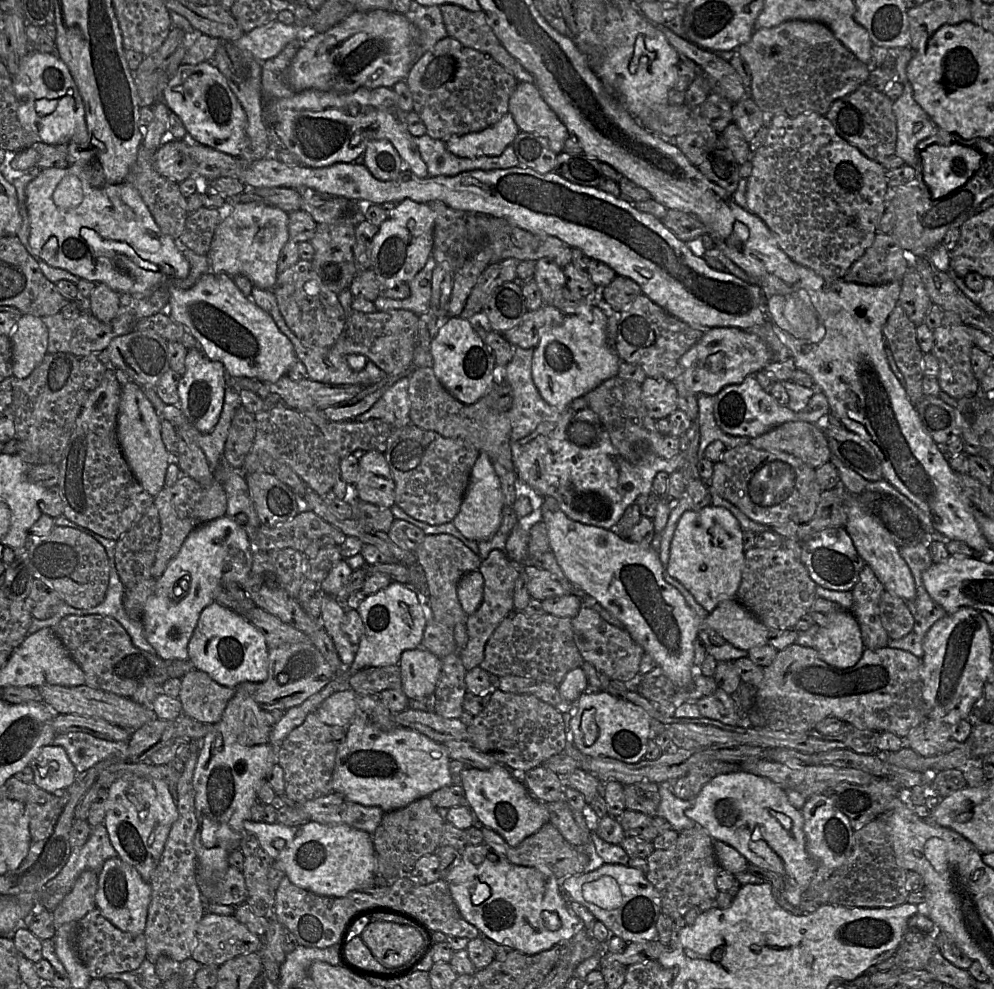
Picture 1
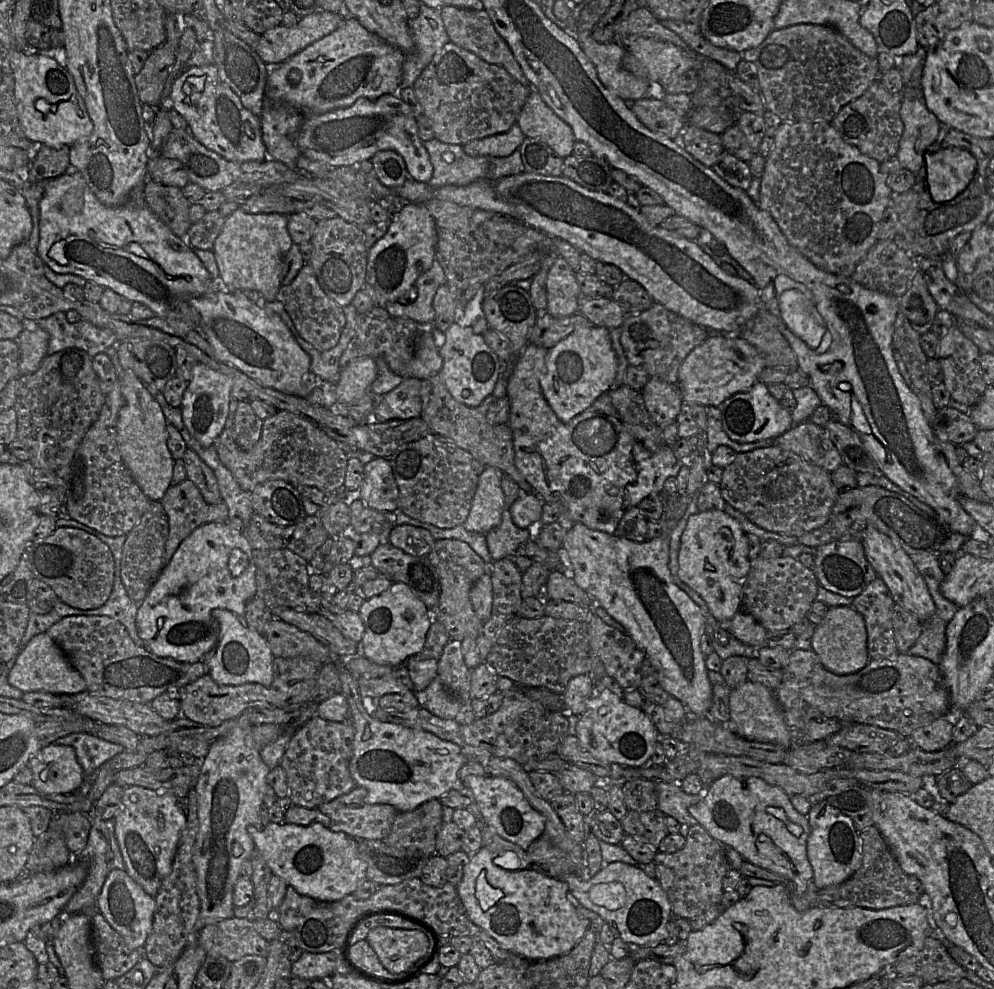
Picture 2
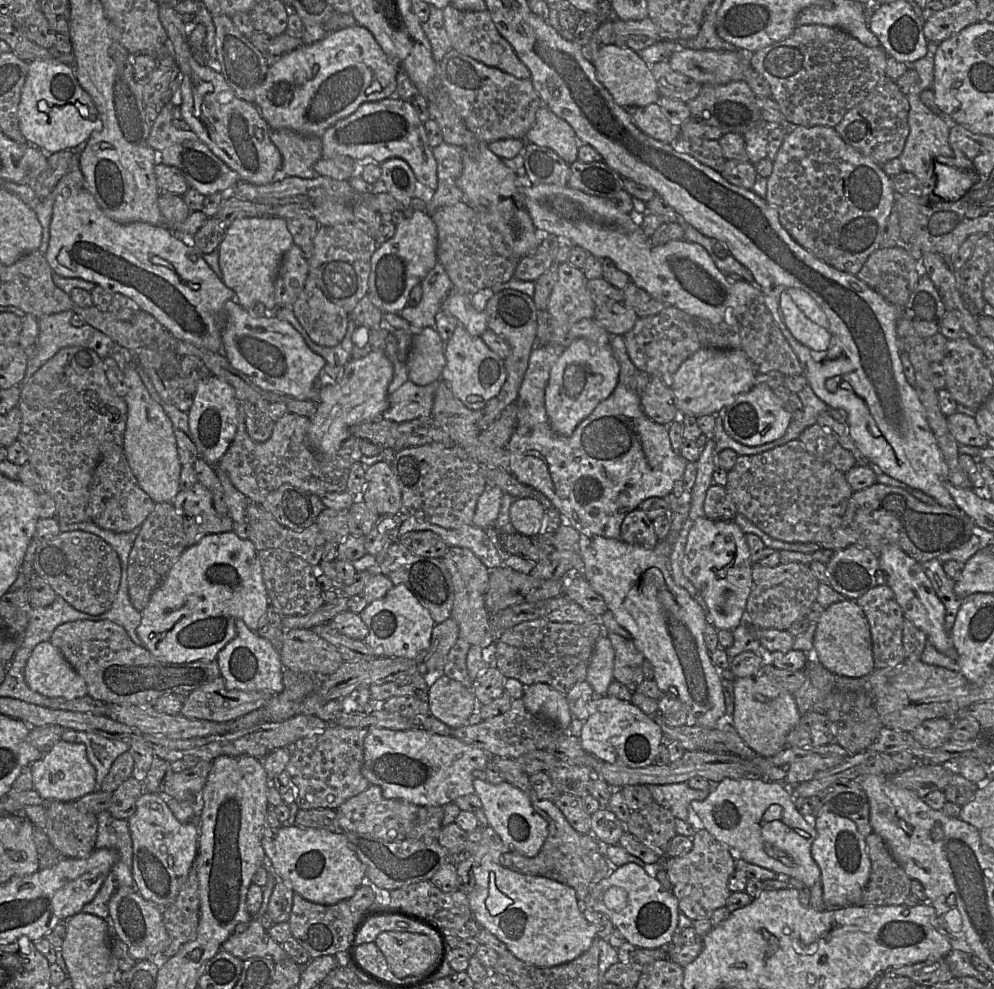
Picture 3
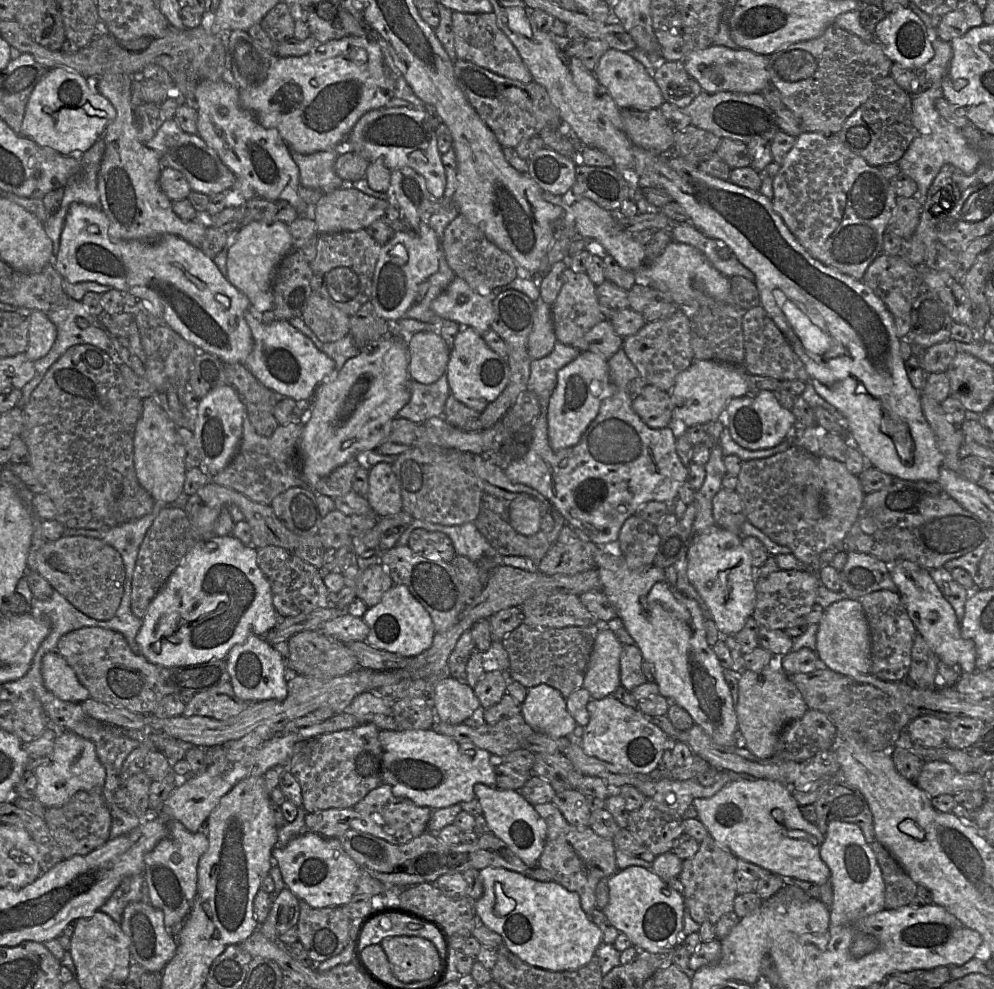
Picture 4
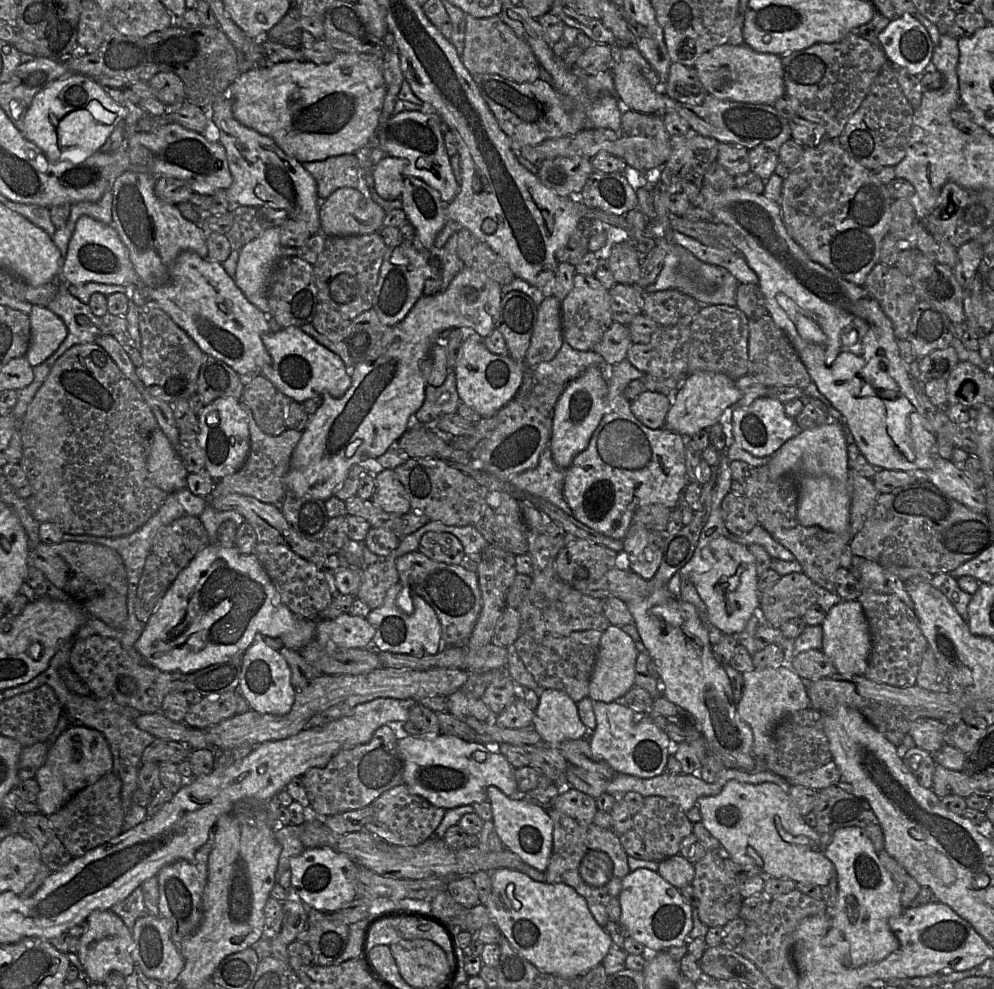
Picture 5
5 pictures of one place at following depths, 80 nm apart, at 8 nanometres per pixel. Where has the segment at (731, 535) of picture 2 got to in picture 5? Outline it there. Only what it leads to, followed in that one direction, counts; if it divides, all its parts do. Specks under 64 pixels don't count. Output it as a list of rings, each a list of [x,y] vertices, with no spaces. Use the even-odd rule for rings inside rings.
[[[718,536],[701,550],[701,560],[692,571],[692,582],[706,605],[713,625],[723,634],[741,632],[759,609],[759,577],[756,561],[748,547],[727,537]]]

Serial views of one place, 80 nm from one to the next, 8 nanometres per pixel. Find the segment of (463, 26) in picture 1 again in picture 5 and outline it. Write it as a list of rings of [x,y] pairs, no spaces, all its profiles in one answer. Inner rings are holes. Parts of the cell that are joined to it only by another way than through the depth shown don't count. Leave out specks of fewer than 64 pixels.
[[[467,14],[461,60],[471,75],[495,74],[516,83],[533,83],[540,78],[540,65],[531,48],[515,35],[499,15],[475,18]]]

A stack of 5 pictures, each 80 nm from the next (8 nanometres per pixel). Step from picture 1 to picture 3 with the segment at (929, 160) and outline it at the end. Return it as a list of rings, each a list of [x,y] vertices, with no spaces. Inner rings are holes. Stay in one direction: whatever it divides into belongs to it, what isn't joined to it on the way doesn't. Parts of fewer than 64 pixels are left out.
[[[935,161],[933,175],[936,179],[934,194],[942,201],[956,201],[964,196],[977,181],[973,169],[959,169]]]

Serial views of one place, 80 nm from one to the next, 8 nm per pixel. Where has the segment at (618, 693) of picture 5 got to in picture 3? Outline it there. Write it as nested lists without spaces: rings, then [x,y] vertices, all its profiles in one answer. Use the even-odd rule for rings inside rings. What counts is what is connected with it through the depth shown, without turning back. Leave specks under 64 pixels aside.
[[[603,632],[596,640],[586,676],[586,681],[600,696],[607,694],[608,686],[614,680],[614,658],[615,652],[612,643]]]

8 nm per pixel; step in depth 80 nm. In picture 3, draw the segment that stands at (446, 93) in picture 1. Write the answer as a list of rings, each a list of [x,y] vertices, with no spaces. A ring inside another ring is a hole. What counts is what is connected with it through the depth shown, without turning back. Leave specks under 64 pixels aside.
[[[452,48],[437,65],[441,85],[454,103],[457,113],[442,114],[440,109],[428,102],[428,112],[440,126],[443,142],[465,147],[476,141],[490,143],[502,139],[523,139],[534,125],[536,112],[543,102],[536,92],[531,80],[518,79],[498,68],[487,66],[471,57],[463,55]]]

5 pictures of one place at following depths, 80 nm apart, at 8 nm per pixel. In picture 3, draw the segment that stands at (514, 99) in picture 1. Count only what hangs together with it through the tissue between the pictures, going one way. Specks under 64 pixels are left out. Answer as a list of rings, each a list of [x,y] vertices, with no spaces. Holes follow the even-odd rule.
[[[544,104],[537,110],[535,123],[524,139],[552,149],[569,165],[578,160],[580,142],[573,128]]]

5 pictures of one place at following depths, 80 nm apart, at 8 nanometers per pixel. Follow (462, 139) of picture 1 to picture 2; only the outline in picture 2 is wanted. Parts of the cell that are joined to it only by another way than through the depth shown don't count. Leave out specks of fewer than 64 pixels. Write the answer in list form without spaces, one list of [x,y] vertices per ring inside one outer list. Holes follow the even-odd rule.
[[[516,123],[505,133],[470,141],[462,148],[470,156],[507,157],[519,149],[524,138]]]

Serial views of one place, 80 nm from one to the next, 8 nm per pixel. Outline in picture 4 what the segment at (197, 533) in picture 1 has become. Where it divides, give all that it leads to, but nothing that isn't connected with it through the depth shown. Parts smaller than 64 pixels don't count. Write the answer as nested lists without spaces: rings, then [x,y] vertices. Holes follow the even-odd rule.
[[[233,535],[208,536],[199,541],[184,557],[179,566],[174,570],[163,587],[152,600],[144,618],[142,626],[136,636],[136,641],[141,649],[141,654],[151,663],[161,667],[174,668],[202,664],[211,660],[226,660],[231,648],[244,643],[250,634],[261,637],[274,629],[280,621],[280,617],[273,605],[273,596],[270,583],[265,577],[257,561],[257,549],[252,545],[244,545]]]

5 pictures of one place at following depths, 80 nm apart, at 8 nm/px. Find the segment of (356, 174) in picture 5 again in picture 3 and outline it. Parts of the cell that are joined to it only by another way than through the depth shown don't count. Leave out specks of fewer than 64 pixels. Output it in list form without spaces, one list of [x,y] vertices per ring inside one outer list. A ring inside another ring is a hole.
[[[271,129],[270,138],[282,156],[281,177],[319,176],[313,168],[314,164],[322,159],[322,144],[319,137],[289,129]]]

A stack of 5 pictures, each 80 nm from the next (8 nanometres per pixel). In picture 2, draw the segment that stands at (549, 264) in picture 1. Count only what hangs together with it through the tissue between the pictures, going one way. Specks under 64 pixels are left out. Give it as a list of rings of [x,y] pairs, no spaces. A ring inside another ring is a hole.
[[[557,258],[548,270],[546,312],[553,317],[564,318],[579,313],[581,291],[575,273],[576,270],[562,258]]]

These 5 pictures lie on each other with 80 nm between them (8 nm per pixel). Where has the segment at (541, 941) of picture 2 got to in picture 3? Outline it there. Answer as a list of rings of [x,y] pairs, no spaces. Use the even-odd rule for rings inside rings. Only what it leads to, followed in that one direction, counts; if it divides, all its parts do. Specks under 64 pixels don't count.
[[[493,861],[474,862],[473,875],[475,886],[467,896],[475,920],[525,963],[553,967],[570,962],[586,952],[597,937],[596,927],[585,919],[575,890],[567,884],[543,876],[517,873]]]

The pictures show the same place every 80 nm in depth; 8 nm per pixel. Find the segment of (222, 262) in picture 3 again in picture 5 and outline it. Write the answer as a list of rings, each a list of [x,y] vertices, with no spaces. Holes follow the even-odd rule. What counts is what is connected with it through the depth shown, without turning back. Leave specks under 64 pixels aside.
[[[279,227],[268,228],[239,250],[234,281],[246,298],[269,314],[268,283],[283,246]]]

